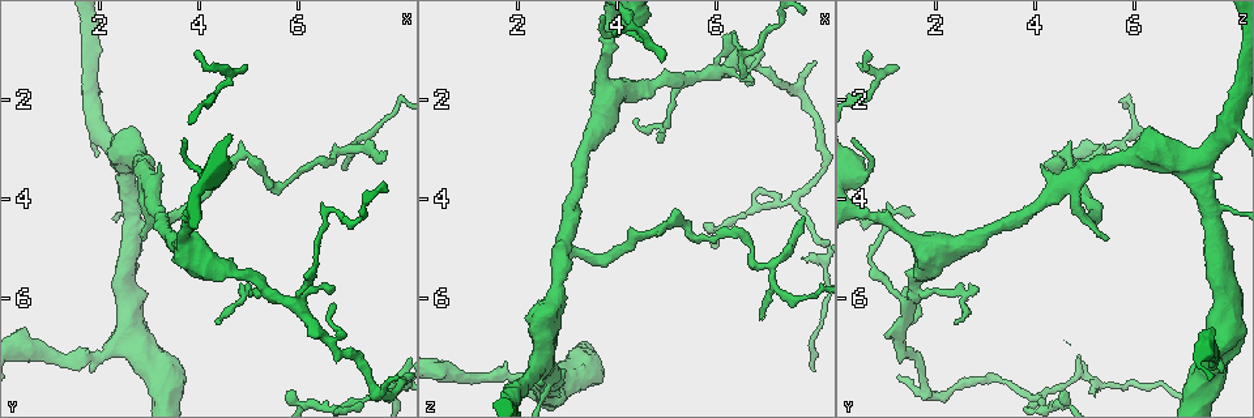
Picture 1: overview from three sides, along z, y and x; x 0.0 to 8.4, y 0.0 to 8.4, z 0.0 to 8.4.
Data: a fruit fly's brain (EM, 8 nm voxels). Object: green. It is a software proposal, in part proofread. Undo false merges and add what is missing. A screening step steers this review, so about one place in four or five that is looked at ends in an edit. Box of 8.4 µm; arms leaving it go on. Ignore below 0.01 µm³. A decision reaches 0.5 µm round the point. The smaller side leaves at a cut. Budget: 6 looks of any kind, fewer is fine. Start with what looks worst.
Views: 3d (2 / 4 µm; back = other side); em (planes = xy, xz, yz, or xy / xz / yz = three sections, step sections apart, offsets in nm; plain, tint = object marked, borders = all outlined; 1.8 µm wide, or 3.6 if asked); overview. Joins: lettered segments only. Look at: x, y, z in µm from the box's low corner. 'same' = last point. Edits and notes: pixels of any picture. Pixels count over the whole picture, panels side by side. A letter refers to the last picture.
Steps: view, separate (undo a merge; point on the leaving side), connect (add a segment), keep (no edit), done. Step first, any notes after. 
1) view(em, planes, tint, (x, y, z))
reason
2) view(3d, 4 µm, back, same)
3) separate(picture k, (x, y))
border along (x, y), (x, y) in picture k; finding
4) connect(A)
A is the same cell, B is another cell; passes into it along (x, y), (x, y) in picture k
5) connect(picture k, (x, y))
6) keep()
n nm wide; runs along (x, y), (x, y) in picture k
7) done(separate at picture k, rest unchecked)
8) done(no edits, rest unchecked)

view(3d, 4 µm, (5.90, 6.10, 1.45))
arms part here

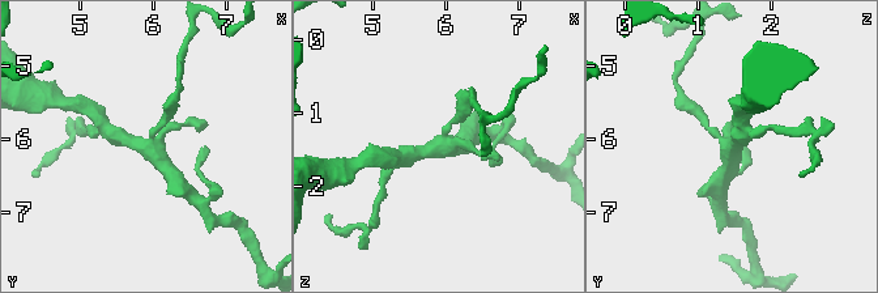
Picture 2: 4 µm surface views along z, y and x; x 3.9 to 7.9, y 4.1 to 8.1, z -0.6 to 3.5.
view(em, planes, borders, (5.90, 6.10, 1.45))

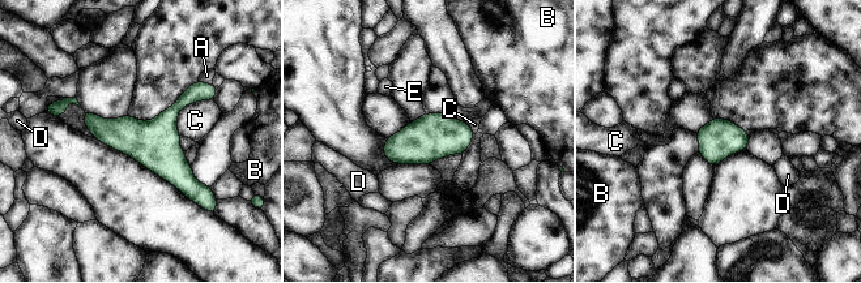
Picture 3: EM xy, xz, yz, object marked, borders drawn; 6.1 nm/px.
keep()
240 nm wide; A, B, C, D and E are other cells; border along (213, 98), (179, 111), (179, 134) in picture 3; continuous, no second neuron

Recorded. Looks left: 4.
view(em, planes, borders, (5.80, 7.85, 4.50))
thin end

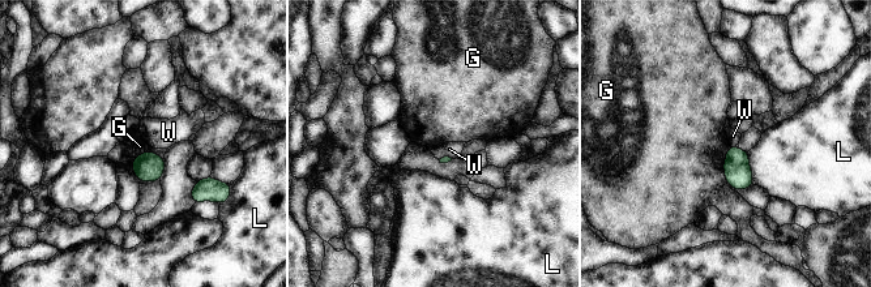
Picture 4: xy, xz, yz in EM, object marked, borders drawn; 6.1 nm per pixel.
keep()
G, L and W are other cells; border along (730, 146), (724, 163), (729, 185) in picture 4; none of them fits

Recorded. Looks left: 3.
view(em, xz, step 16, borders, (2.90, 4.80, 5.50))

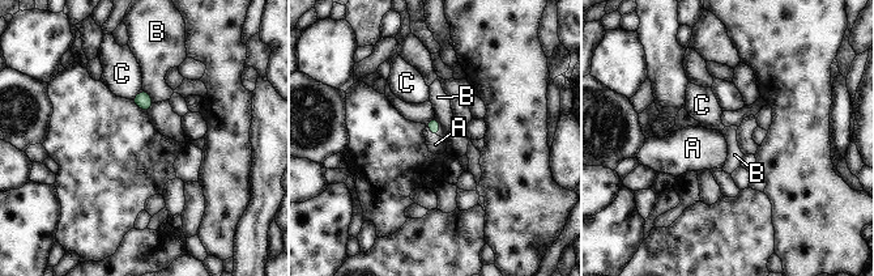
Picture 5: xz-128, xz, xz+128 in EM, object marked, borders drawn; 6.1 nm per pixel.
connect(A)
A is the same cell, B and C are other cells; passes into it along (433, 124), (431, 132), (435, 144) in picture 5; it goes on there

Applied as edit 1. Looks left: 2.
done(connect at picture 5, rest unchecked)

